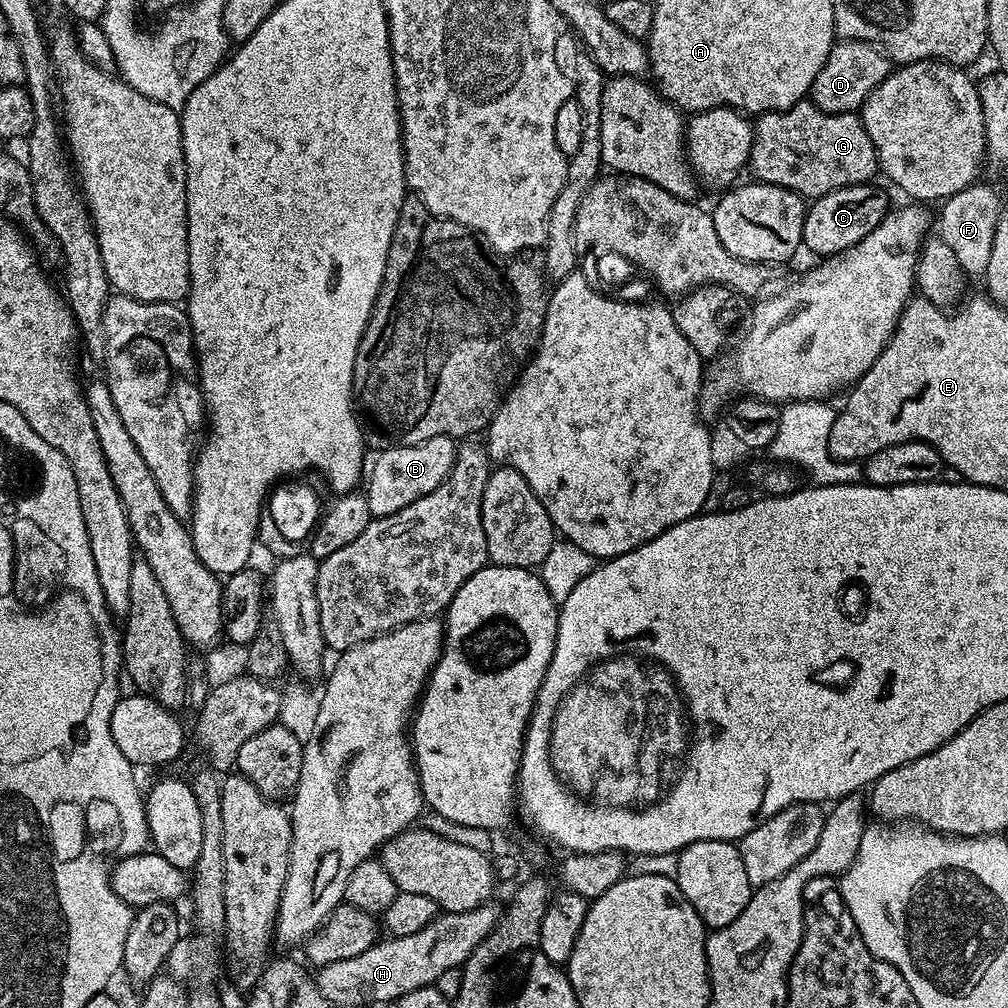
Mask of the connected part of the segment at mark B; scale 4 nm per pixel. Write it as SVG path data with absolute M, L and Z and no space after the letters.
M439 436L426 442L418 442L414 446L398 446L377 451L376 461L373 464L371 461L370 471L366 476L370 514L374 518L398 514L398 510L406 510L410 502L438 490L438 486L442 486L454 466L457 447L457 441L453 437Z

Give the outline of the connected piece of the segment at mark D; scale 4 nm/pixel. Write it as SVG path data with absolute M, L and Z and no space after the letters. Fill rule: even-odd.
M837 39L836 43L832 45L826 66L822 66L822 70L818 70L818 78L814 78L810 99L814 106L818 106L818 110L829 112L830 114L856 112L863 108L866 98L892 71L894 71L893 61L889 60L888 54L884 49L861 40Z

